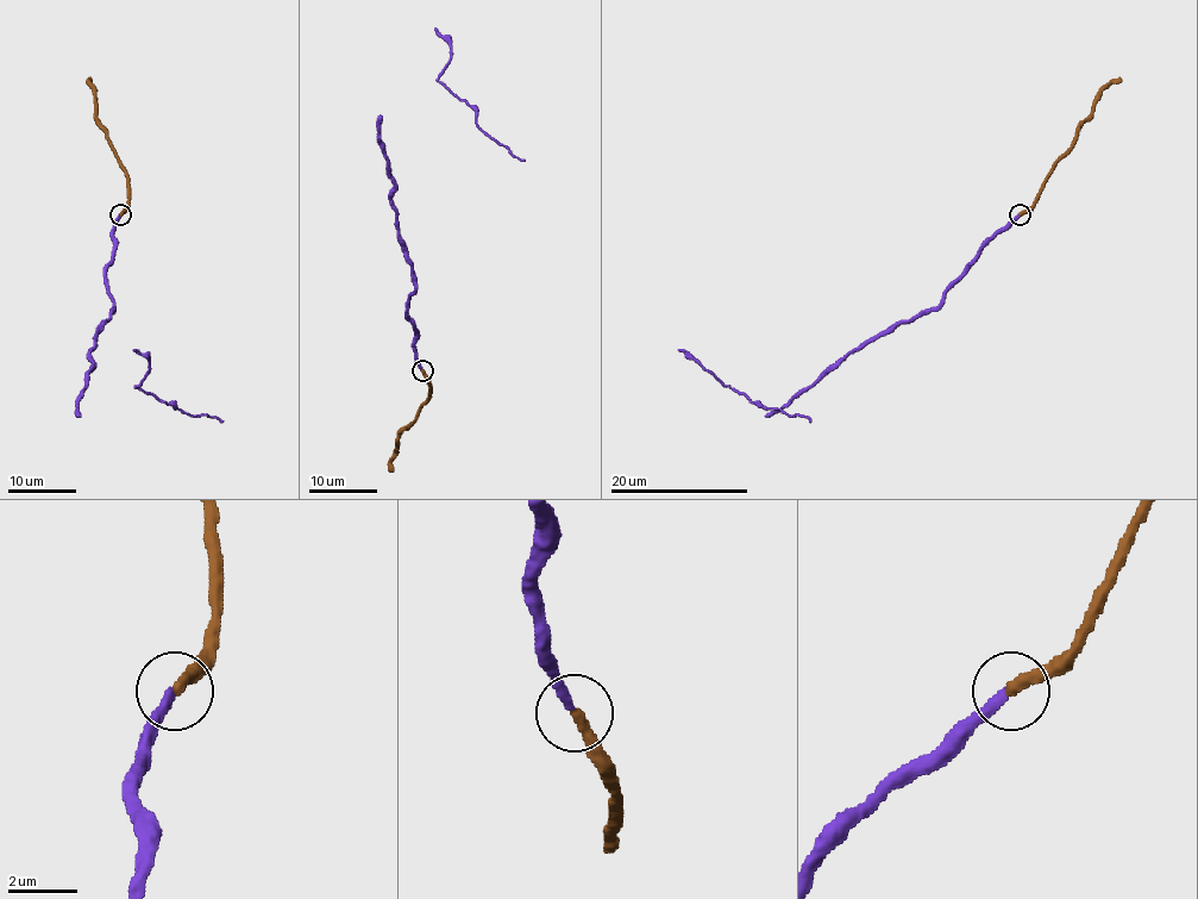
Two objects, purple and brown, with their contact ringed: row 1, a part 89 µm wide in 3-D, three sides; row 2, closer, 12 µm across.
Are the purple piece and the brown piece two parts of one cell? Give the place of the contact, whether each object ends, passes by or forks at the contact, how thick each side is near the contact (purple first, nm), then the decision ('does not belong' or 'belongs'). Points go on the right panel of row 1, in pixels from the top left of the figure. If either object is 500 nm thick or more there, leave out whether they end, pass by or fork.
at (1020, 214); purple ends there; brown ends there; 300 nm thick on the purple side, 360 nm on the other; belongs

